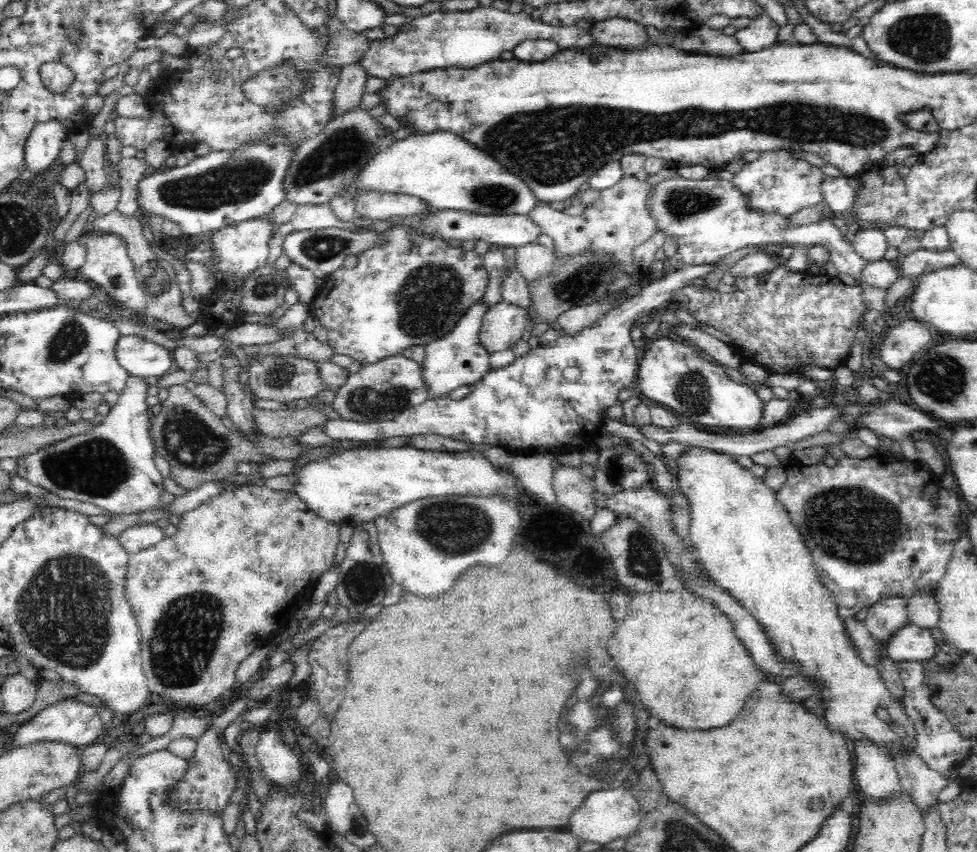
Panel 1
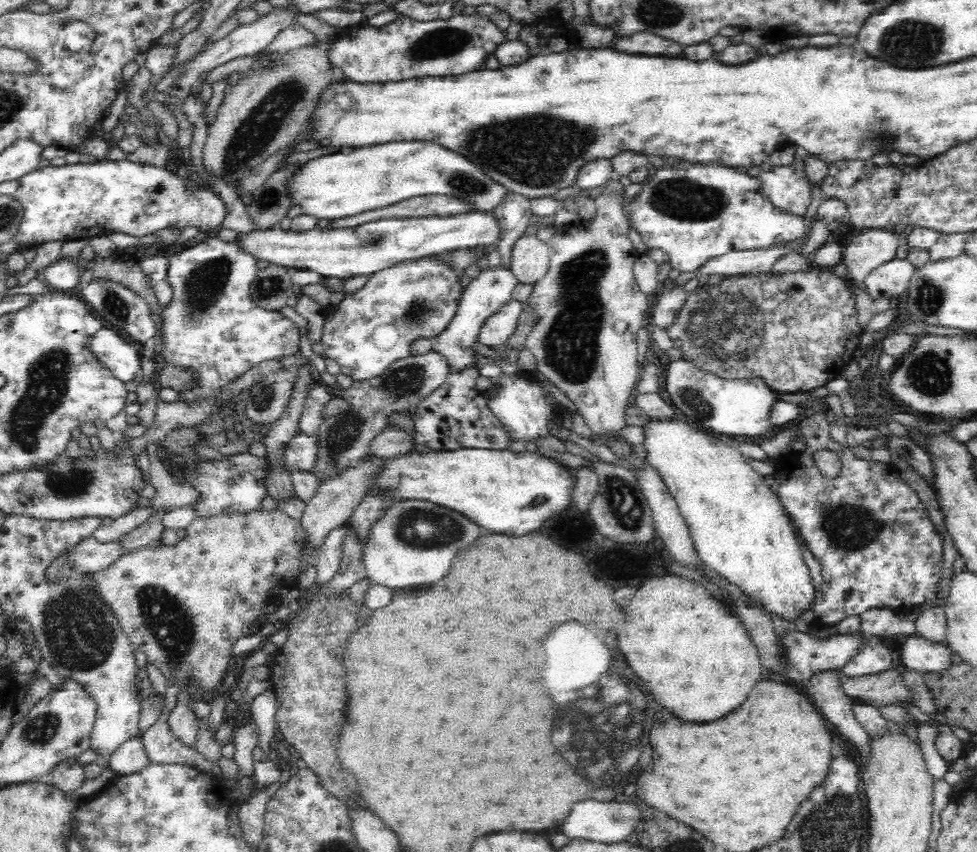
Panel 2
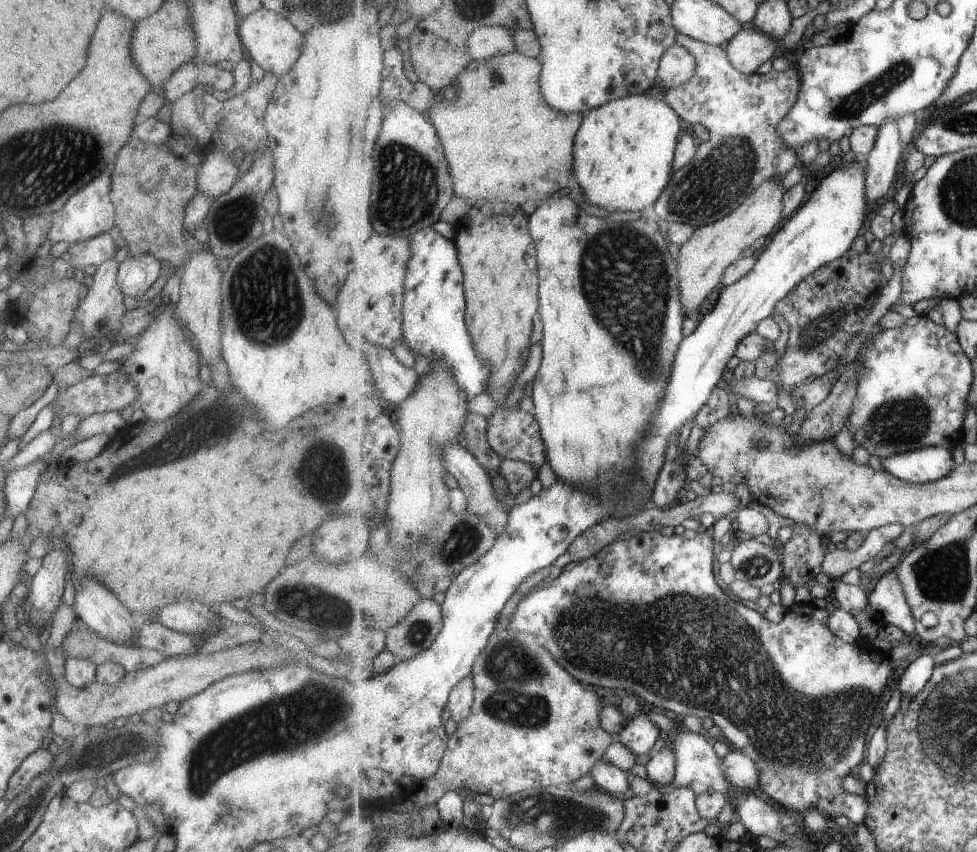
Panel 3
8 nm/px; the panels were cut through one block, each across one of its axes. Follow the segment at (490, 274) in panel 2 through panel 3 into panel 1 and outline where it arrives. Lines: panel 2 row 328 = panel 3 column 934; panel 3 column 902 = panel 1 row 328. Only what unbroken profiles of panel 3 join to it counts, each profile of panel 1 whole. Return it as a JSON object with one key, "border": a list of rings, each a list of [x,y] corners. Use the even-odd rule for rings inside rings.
{"border":[[[483,301],[471,306],[448,335],[425,346],[425,357],[420,364],[420,370],[428,399],[446,397],[460,386],[475,385],[483,374],[492,369],[489,365],[491,354],[482,346],[479,339],[482,317],[488,307]]]}

